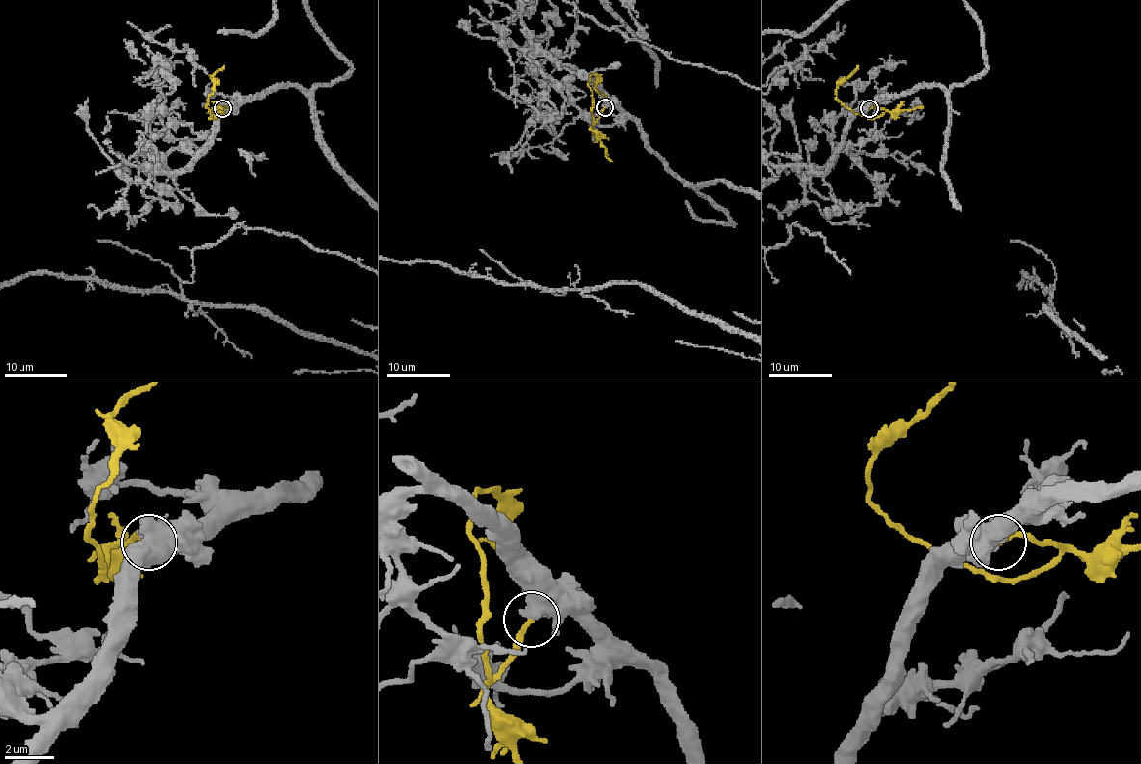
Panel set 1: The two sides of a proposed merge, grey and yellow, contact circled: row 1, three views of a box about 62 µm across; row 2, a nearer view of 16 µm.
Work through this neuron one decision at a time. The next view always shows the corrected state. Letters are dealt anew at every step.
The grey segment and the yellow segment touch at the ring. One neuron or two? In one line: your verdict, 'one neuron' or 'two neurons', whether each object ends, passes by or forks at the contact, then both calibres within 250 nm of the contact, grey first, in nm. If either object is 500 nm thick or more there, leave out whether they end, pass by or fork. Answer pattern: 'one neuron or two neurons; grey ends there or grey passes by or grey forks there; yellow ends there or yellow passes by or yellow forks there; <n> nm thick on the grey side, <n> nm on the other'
one neuron; 500 nm thick on the grey side, 220 nm on the other

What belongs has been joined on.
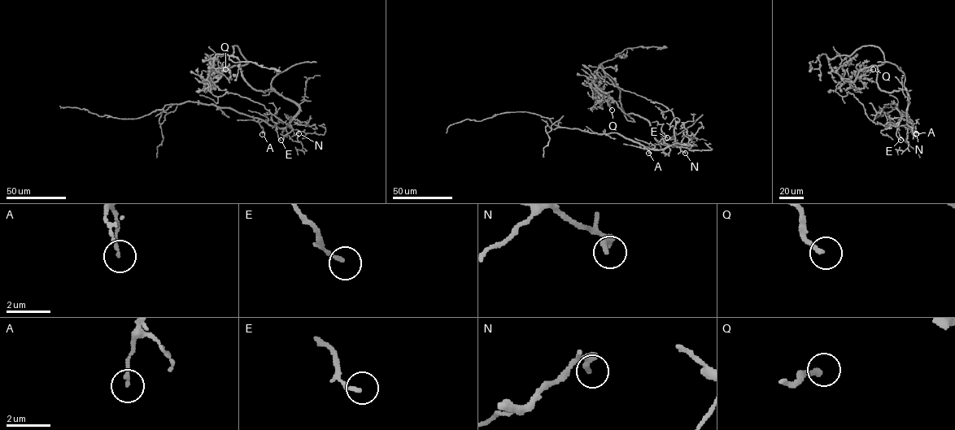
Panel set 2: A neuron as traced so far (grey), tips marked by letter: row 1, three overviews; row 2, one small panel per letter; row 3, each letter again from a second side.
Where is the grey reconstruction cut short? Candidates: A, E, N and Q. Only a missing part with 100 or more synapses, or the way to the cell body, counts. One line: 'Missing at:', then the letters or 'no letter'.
Missing at: no letter

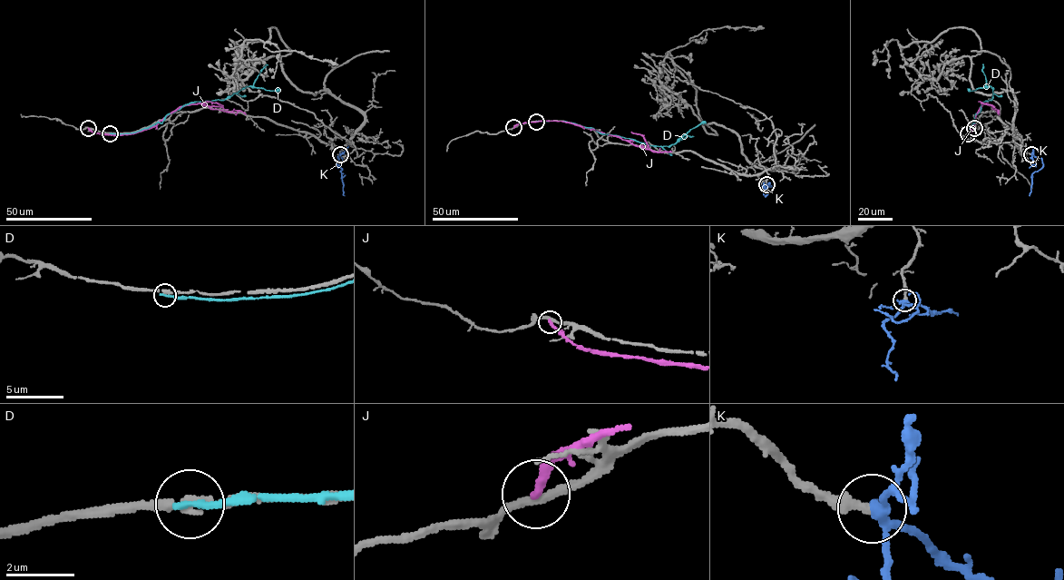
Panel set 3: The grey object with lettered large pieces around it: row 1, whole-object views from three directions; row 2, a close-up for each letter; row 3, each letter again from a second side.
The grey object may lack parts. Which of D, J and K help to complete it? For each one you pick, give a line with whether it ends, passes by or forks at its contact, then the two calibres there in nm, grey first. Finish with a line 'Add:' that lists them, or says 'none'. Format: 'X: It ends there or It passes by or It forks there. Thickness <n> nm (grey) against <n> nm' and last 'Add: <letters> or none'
K: It forks there. Thickness 320 nm (grey) against 280 nm
Add: K

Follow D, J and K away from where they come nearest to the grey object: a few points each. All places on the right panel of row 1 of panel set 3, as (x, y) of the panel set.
D: (968, 133), (981, 103), (992, 99), (993, 93), (990, 86), (969, 89)
J: (974, 128), (967, 135), (983, 104), (999, 110), (998, 114)
K: (1031, 153), (1041, 158), (1043, 165), (1031, 174), (1029, 196)

